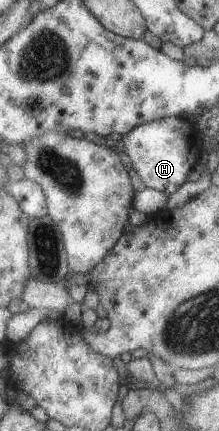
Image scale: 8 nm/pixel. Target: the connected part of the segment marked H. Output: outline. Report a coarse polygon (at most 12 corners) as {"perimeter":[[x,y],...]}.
{"perimeter":[[164,117],[122,135],[147,188],[185,183],[203,145],[195,124]]}

